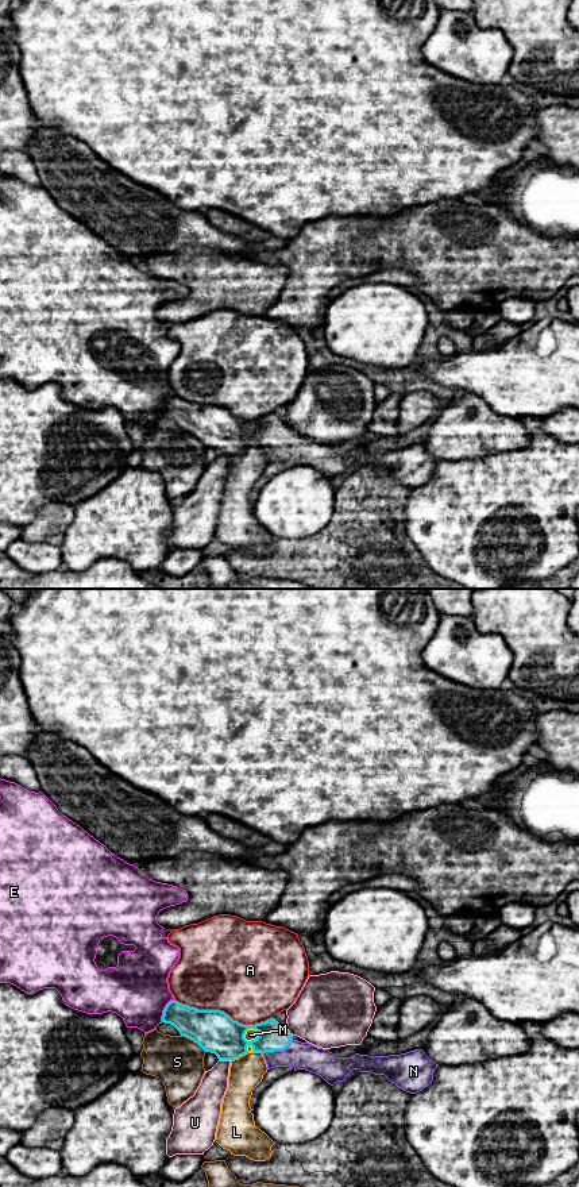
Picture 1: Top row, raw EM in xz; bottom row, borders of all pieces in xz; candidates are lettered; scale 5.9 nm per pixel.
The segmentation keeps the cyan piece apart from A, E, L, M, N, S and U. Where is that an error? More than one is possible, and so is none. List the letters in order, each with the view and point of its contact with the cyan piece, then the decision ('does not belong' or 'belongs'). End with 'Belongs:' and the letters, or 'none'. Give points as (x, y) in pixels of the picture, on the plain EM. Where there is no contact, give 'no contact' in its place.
A: contact xz (223, 407); does not belong
E: contact xz (163, 405); does not belong
L: contact xz (239, 451); does not belong
M: contact xz (251, 435); does not belong
N: contact xz (278, 444); belongs
S: contact xz (193, 435); does not belong
U: contact xz (224, 454); does not belong
Belongs: N

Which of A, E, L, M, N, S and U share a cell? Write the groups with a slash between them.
A / E / L M / N / S / U

